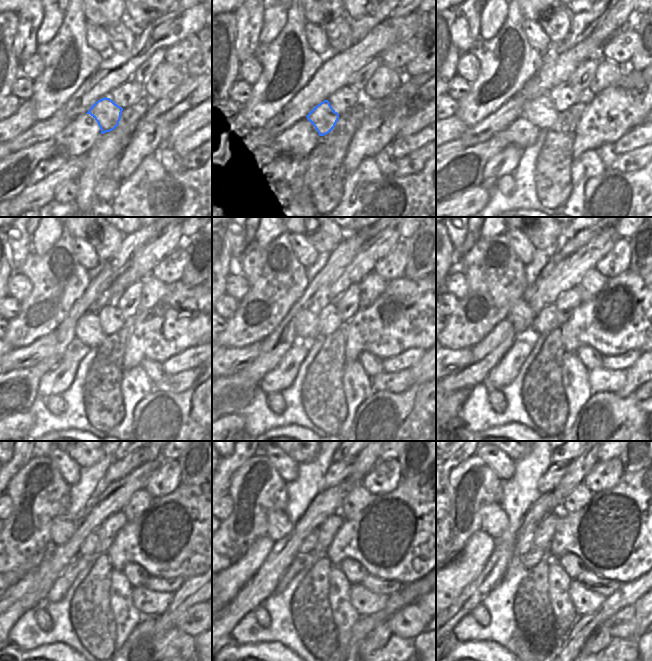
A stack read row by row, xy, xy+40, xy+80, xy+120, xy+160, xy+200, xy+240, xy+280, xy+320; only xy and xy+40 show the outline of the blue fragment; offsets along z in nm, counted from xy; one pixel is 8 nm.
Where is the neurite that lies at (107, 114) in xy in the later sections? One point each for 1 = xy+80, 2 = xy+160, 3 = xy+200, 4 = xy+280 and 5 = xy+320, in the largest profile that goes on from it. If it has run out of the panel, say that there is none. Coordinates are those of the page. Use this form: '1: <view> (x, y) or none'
1: xy+80 (540, 110)
2: xy+160 (307, 325)
3: xy+200 (520, 313)
4: xy+280 (278, 525)
5: xy+320 (494, 521)

